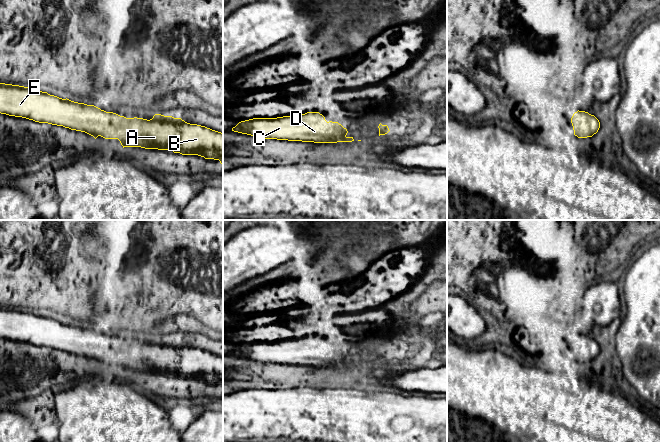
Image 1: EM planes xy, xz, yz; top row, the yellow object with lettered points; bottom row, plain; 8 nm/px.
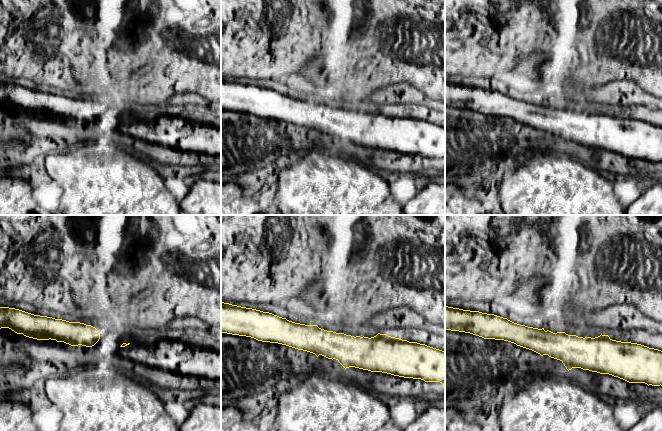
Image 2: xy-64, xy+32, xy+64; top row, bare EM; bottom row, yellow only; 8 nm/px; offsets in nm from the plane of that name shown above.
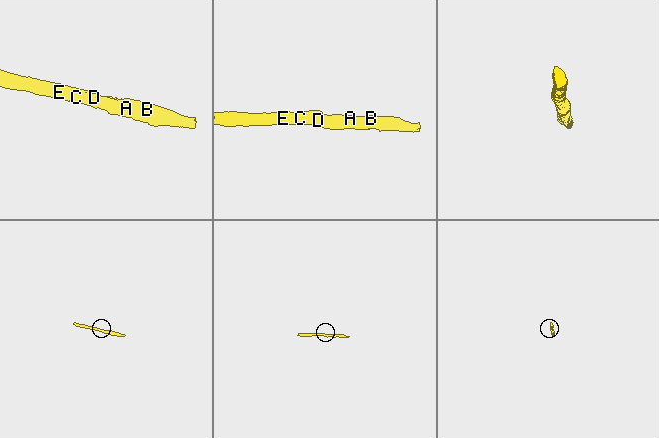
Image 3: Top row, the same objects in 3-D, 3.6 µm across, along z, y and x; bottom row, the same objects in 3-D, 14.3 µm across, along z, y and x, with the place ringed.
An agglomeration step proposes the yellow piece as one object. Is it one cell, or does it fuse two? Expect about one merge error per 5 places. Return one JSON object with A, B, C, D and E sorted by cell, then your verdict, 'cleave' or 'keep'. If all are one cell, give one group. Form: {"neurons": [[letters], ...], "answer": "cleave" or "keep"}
{"neurons": [["A", "B", "C", "D", "E"]], "answer": "keep"}

